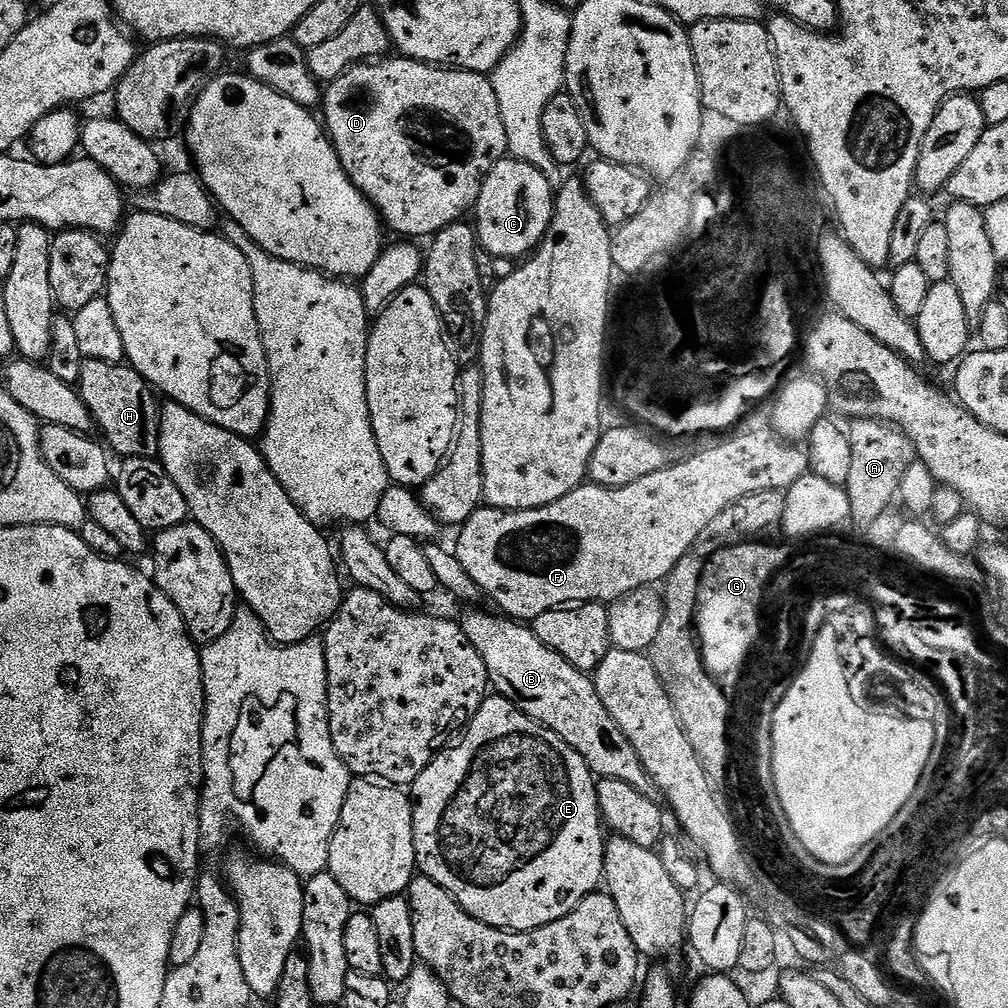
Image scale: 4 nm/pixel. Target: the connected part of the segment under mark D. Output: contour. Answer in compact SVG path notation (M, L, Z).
M384 58L379 62L365 62L355 64L348 68L339 78L333 80L322 92L322 124L326 129L332 145L336 147L338 158L354 186L364 197L371 202L380 219L389 229L393 228L400 238L416 238L412 236L425 236L431 238L446 226L463 221L464 216L473 211L476 200L480 197L480 191L484 185L484 179L491 174L499 160L509 155L506 142L506 126L502 123L502 110L498 110L498 94L494 94L494 86L491 79L482 72L465 72L458 68L423 64L421 60L409 60L407 58Z

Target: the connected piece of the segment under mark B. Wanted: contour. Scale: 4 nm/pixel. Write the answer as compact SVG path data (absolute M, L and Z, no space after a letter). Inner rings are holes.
M472 606L469 612L464 612L458 616L460 629L470 638L474 650L482 654L482 662L486 662L488 671L488 683L499 695L505 696L514 707L527 714L532 720L539 722L542 727L550 729L551 732L557 732L573 750L579 754L584 761L588 763L588 769L597 777L610 780L621 780L634 790L650 797L657 795L658 789L652 780L652 775L645 770L634 746L622 734L618 722L610 718L606 706L602 706L602 698L598 698L598 690L593 677L587 672L580 672L562 654L554 654L550 646L546 646L539 638L533 634L531 627L527 623L517 622L503 614L497 614L495 611L483 612L482 609Z

